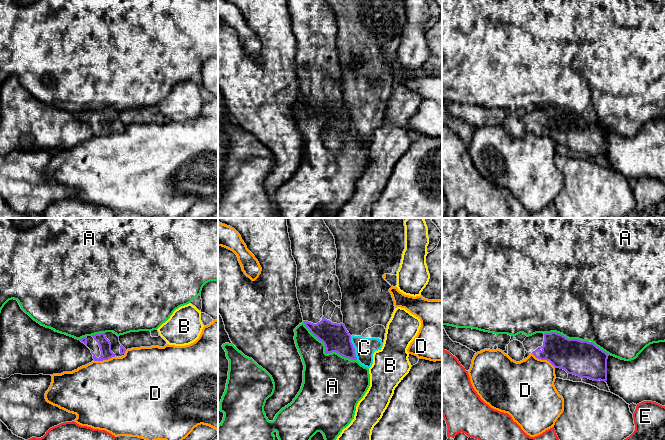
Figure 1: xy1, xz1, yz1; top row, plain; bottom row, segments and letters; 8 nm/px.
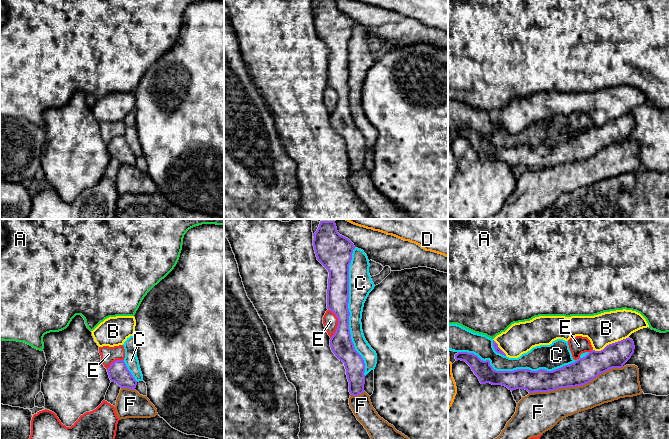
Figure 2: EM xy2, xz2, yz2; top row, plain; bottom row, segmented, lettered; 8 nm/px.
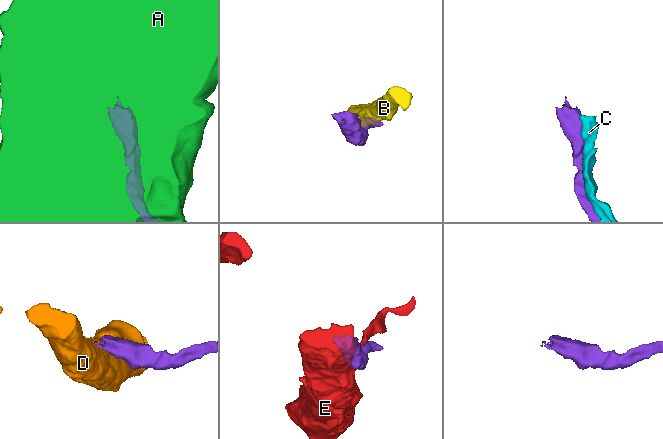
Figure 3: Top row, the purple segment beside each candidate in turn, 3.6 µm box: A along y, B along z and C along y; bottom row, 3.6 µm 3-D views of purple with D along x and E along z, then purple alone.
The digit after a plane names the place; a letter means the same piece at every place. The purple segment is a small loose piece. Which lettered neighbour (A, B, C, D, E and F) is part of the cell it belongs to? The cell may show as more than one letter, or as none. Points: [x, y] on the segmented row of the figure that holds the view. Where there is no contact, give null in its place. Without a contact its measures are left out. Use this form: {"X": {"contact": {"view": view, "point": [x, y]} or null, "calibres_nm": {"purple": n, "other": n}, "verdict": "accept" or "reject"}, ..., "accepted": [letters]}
{"A": {"contact": {"view": "xz1", "point": [325, 352]}, "calibres_nm": {"purple": 220, "other": 460}, "verdict": "reject"}, "B": {"contact": {"view": "yz2", "point": [610, 344]}, "calibres_nm": {"purple": 200, "other": 260}, "verdict": "reject"}, "C": {"contact": {"view": "yz2", "point": [522, 369]}, "calibres_nm": {"purple": 180, "other": 200}, "verdict": "reject"}, "D": {"contact": {"view": "yz1", "point": [543, 359]}, "calibres_nm": {"purple": 280, "other": 420}, "verdict": "reject"}, "E": {"contact": {"view": "xz2", "point": [338, 323]}, "calibres_nm": {"purple": 180, "other": 120}, "verdict": "reject"}, "F": {"contact": {"view": "yz2", "point": [575, 386]}, "calibres_nm": {"purple": 200, "other": 240}, "verdict": "reject"}, "accepted": []}

